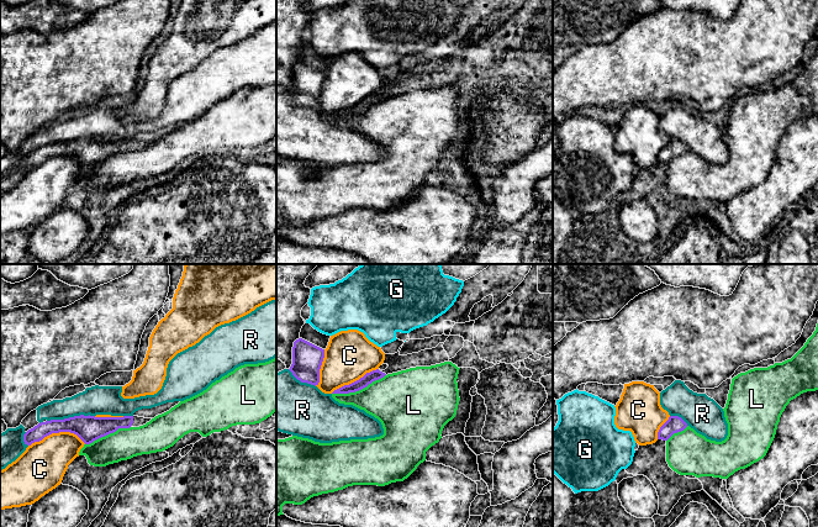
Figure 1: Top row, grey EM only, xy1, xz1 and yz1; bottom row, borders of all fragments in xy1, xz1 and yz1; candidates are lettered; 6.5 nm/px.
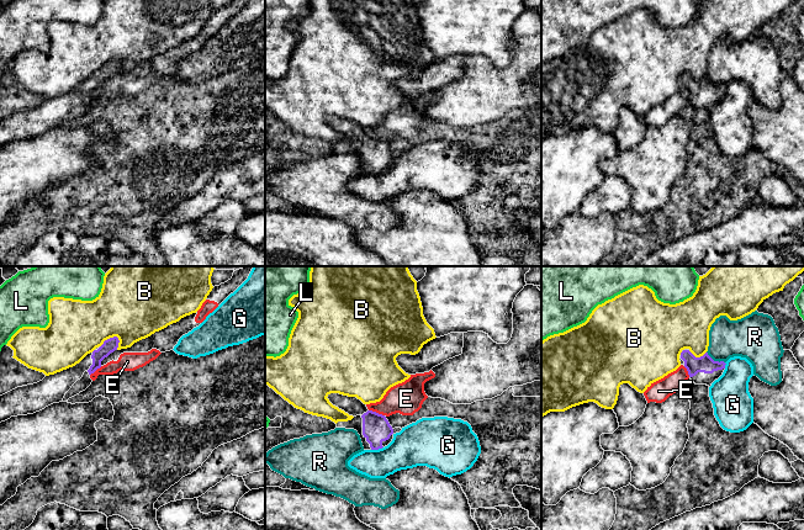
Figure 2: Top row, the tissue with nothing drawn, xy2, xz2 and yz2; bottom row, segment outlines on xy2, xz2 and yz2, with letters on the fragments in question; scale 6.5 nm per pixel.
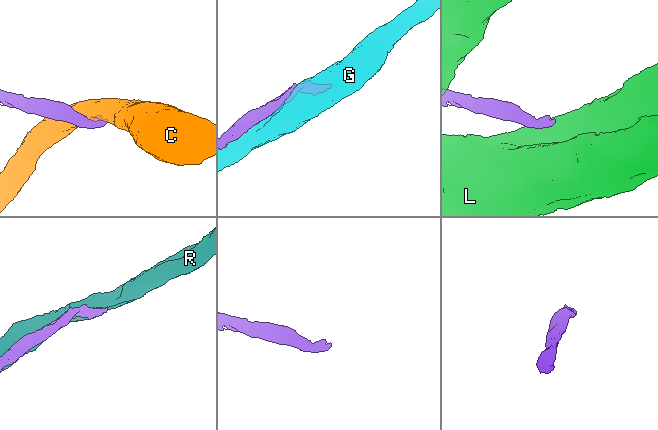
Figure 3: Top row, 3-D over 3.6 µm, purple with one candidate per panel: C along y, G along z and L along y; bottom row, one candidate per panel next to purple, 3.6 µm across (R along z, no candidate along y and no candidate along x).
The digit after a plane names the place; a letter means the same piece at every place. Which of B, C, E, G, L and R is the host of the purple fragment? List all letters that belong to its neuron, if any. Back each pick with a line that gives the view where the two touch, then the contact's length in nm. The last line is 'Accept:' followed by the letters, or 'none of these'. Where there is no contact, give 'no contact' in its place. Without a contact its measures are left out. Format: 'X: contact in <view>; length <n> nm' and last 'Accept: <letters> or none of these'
Accept: none of these

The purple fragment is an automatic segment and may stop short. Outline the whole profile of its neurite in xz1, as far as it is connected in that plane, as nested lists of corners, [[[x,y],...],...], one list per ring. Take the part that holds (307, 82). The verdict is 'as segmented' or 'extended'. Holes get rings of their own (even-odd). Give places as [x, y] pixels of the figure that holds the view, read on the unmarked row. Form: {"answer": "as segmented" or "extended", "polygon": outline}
{"answer": "as segmented", "polygon": [[[299,62],[292,70],[292,88],[290,95],[301,106],[318,109],[320,93],[324,81],[324,73]]]}

